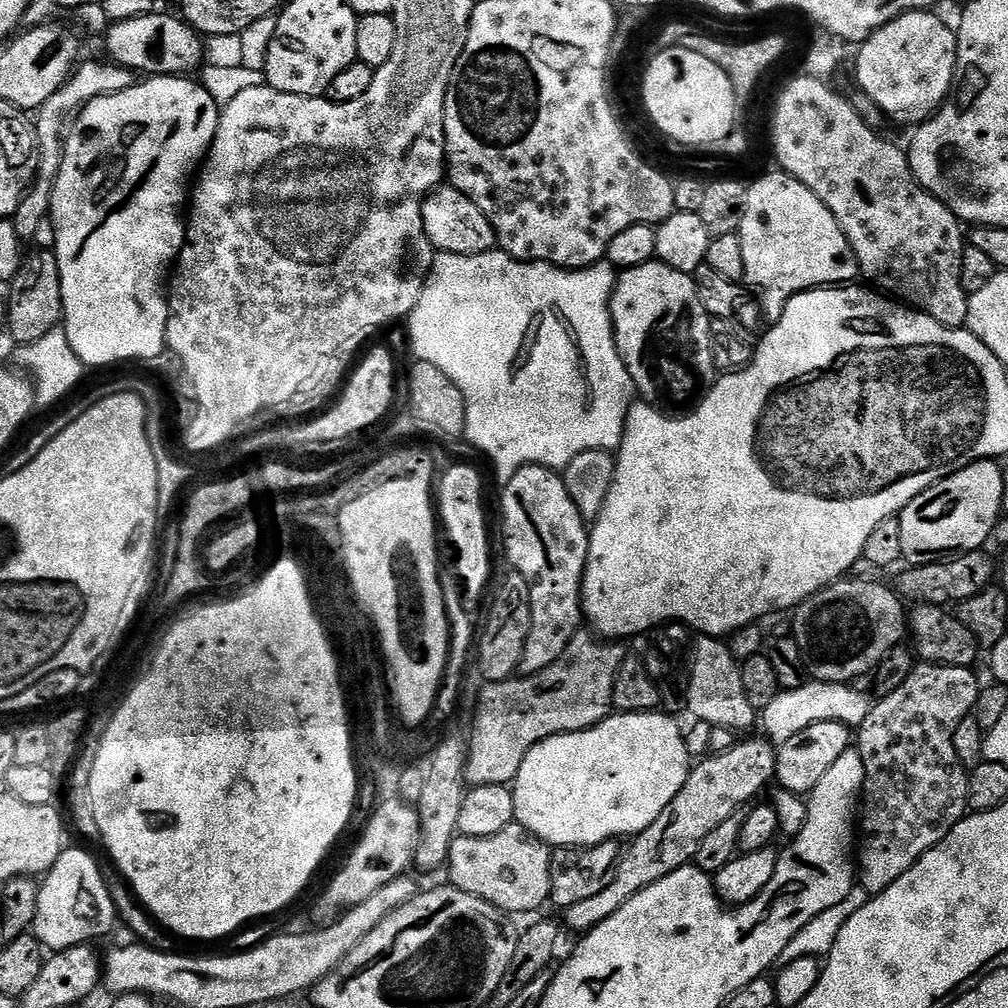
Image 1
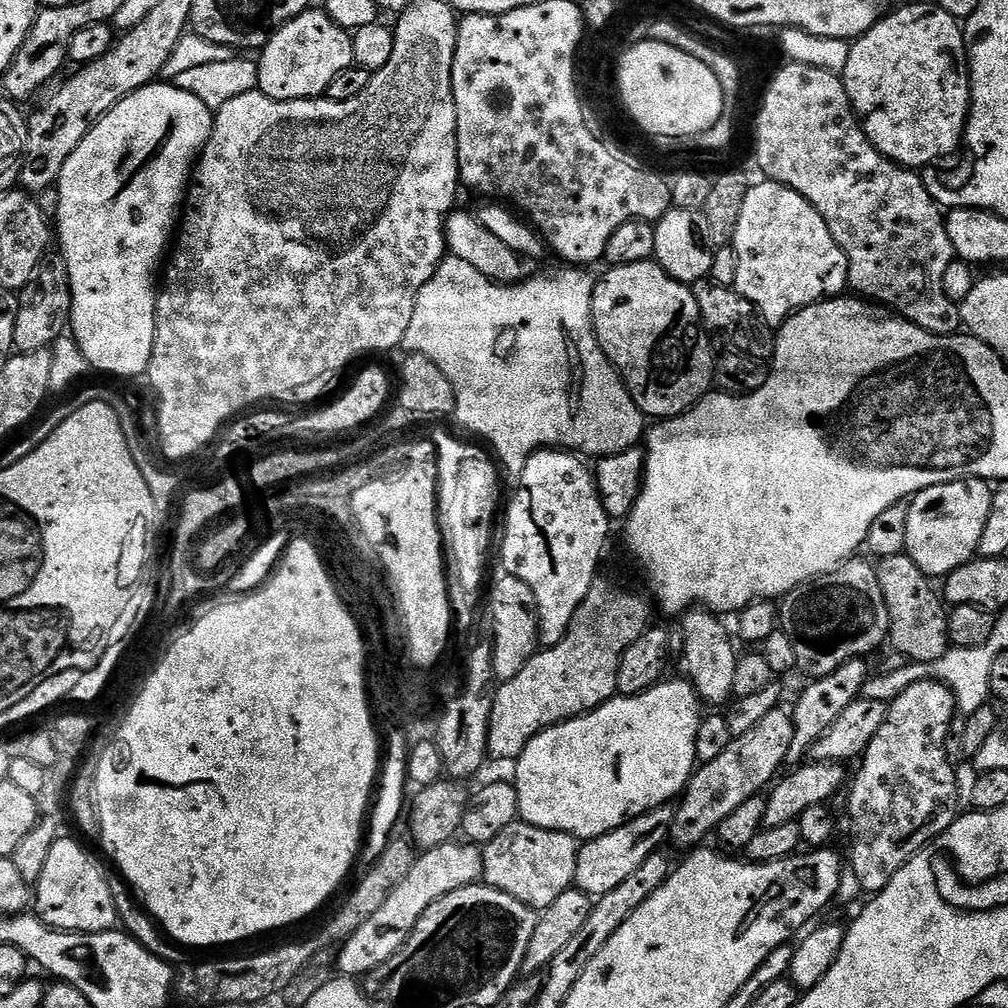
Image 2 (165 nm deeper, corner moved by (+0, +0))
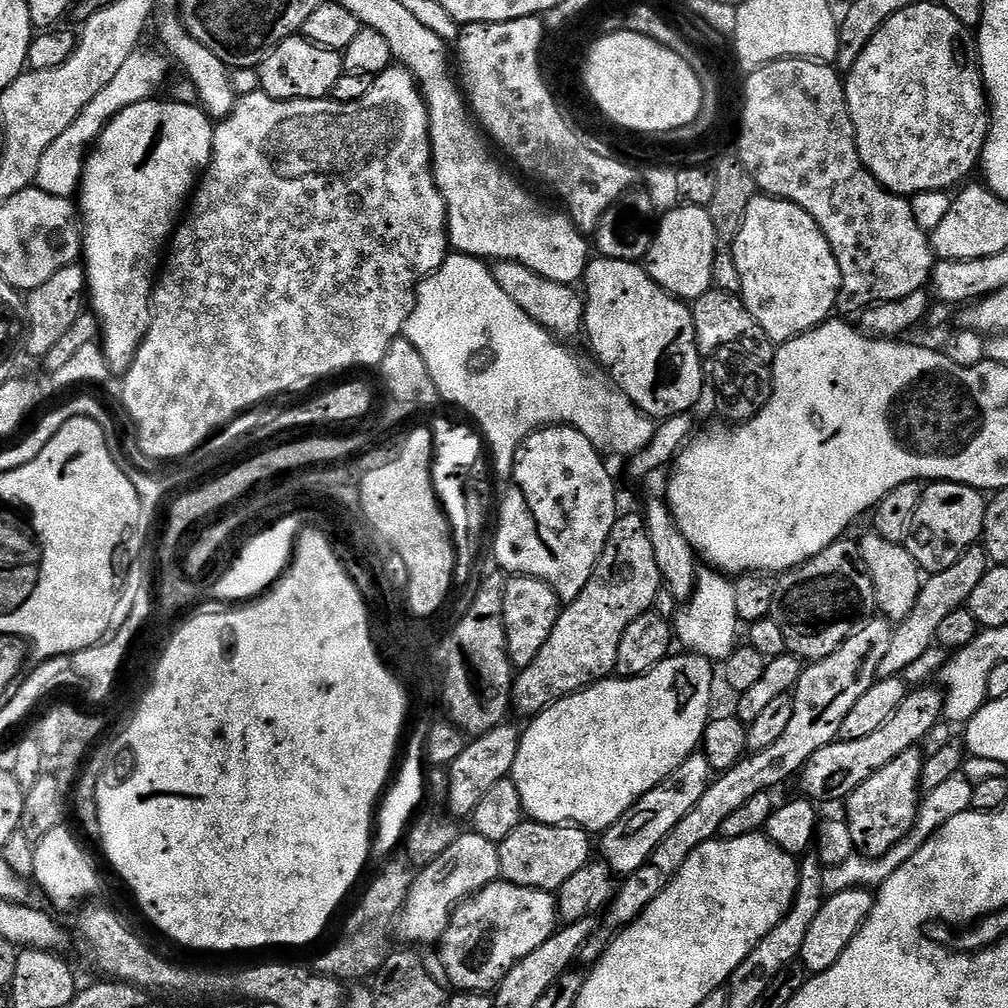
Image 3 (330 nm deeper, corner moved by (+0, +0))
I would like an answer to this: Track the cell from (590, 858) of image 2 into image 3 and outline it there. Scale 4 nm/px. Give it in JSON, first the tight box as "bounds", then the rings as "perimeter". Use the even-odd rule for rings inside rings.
{"bounds":[598,751,713,878],"perimeter":[[[703,751],[693,752],[682,762],[682,766],[678,766],[678,770],[672,772],[669,779],[663,780],[654,790],[650,790],[617,824],[604,829],[599,837],[600,844],[598,840],[598,852],[604,855],[601,856],[603,863],[608,864],[613,873],[620,878],[629,876],[631,872],[641,868],[656,853],[656,847],[662,842],[662,838],[666,838],[666,834],[670,834],[670,830],[674,830],[674,826],[678,826],[678,822],[682,822],[682,818],[686,818],[686,814],[694,810],[694,806],[698,806],[698,801],[702,799],[702,794],[706,794],[713,779],[712,767],[704,757]]]}

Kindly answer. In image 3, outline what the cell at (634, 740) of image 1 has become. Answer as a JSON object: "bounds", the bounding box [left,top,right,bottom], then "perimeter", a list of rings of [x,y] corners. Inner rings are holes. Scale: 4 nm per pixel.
{"bounds":[510,655,714,834],"perimeter":[[[669,655],[668,659],[663,660],[658,666],[654,666],[641,676],[609,678],[600,680],[596,684],[589,684],[581,692],[575,692],[574,695],[559,700],[557,704],[551,704],[545,712],[541,712],[529,723],[532,725],[528,729],[526,727],[523,729],[518,746],[518,758],[514,758],[510,778],[514,782],[514,786],[518,786],[518,794],[522,794],[522,806],[525,813],[535,823],[567,824],[579,826],[592,834],[603,833],[605,828],[617,824],[650,790],[654,790],[663,780],[669,779],[672,772],[678,770],[678,766],[682,766],[682,762],[701,747],[704,731],[710,719],[708,711],[712,708],[712,668],[714,668],[714,664],[713,661],[701,656],[676,655]]]}

